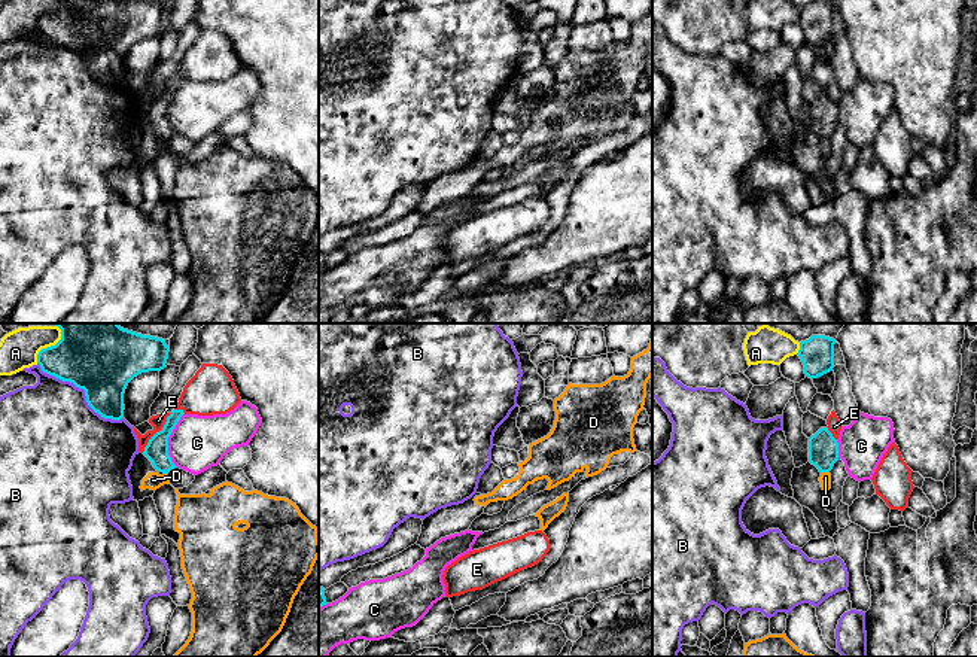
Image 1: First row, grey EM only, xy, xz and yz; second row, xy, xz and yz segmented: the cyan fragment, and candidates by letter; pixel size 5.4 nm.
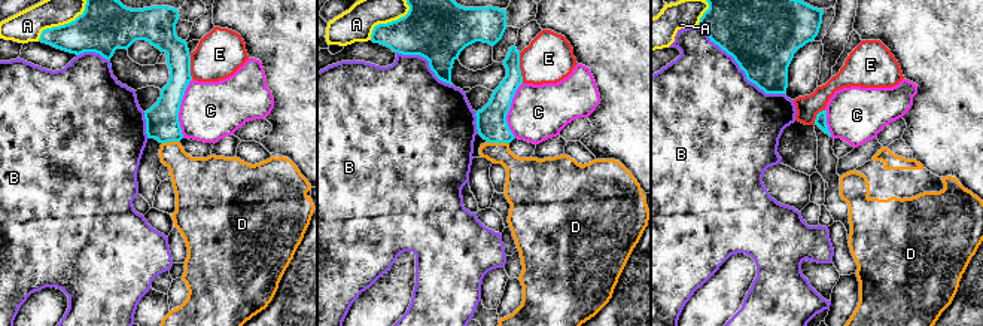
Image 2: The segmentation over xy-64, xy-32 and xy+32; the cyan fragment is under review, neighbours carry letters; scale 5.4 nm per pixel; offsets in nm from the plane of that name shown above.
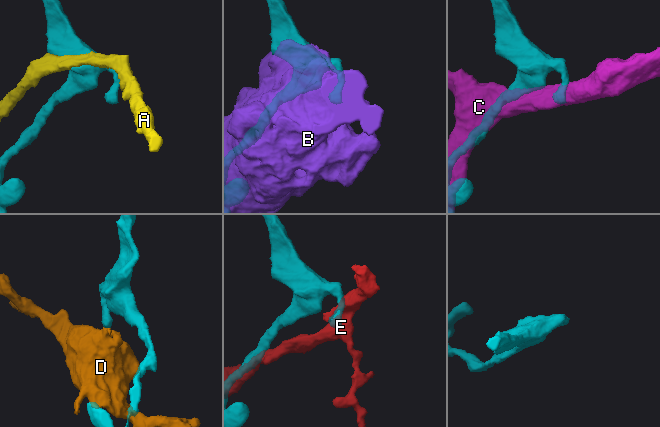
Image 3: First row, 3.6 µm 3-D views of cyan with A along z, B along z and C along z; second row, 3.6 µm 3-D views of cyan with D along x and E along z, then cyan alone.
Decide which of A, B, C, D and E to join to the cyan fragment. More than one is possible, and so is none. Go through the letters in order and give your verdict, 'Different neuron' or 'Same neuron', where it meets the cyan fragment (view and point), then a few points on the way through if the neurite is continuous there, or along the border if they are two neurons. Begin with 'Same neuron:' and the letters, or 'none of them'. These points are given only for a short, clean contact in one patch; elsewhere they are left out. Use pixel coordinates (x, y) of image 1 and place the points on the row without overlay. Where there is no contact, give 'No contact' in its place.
Same neuron: none of them
A: Different neuron. Touches cyan at xy (46, 14)
B: Different neuron. Touches cyan at xy (82, 54)
C: Different neuron. Touches cyan at xy (167, 106)
D: Different neuron. Touches cyan at yz (825, 137). Boundary: yz (822, 137), (828, 139)
E: Different neuron. Touches cyan at xy (157, 99). Boundary: xy (172, 79), (142, 118)

